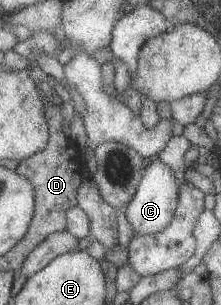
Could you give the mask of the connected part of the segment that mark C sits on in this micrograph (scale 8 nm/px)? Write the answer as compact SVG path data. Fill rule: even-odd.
M158 157L148 160L142 180L137 186L134 198L124 208L126 218L133 228L133 234L155 235L162 232L172 222L179 203L178 184L174 171Z

